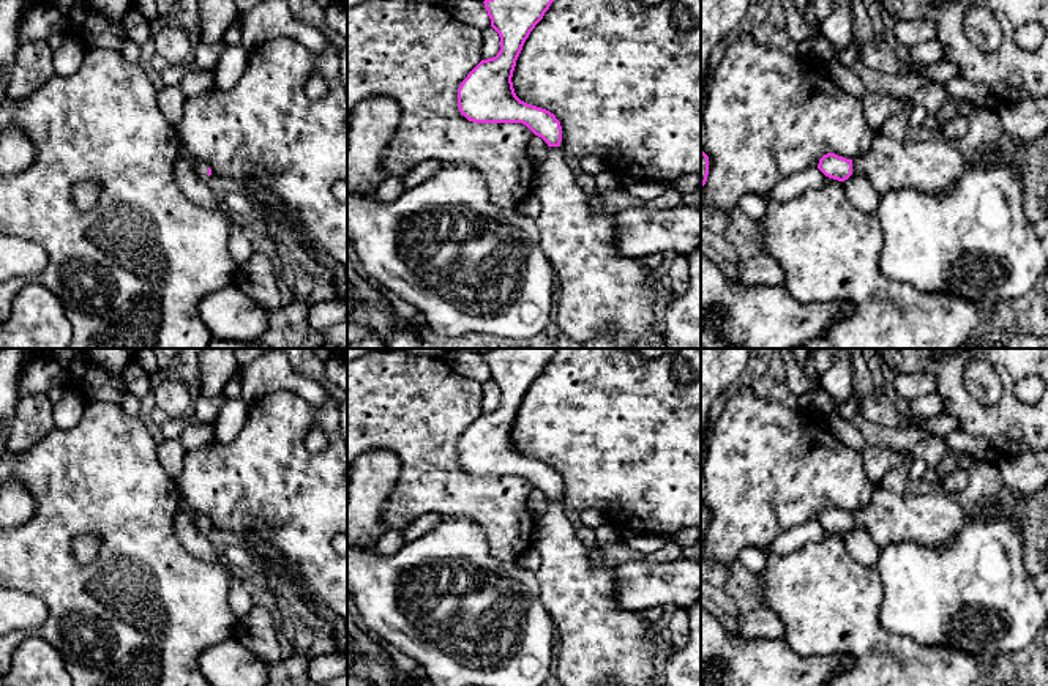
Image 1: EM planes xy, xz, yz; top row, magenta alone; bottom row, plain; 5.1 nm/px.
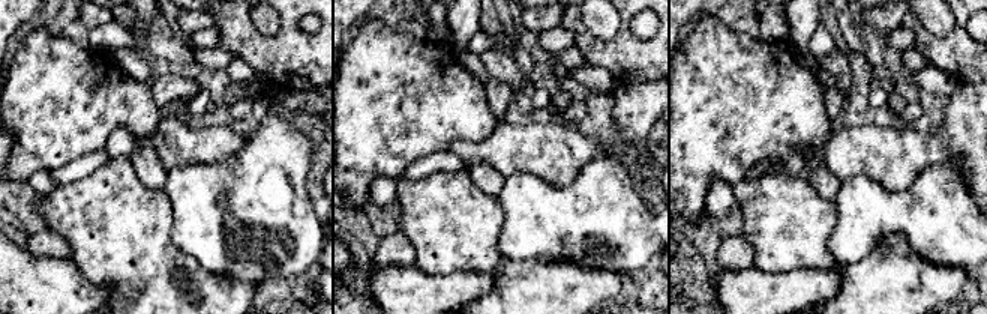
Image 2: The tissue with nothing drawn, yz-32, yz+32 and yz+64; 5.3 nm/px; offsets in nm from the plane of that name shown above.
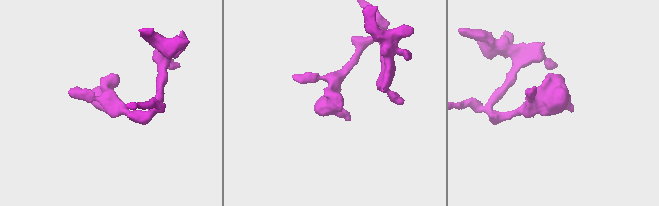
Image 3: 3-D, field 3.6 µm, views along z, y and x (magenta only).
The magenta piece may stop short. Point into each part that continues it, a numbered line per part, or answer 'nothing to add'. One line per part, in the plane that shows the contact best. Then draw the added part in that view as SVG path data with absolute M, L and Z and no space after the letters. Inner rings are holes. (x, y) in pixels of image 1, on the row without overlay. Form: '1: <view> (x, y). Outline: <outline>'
1: yz (933, 519). Outline: M881 484L866 506L852 513L852 528L863 527L879 549L904 541L947 546L969 520L971 514L949 494L900 495Z

